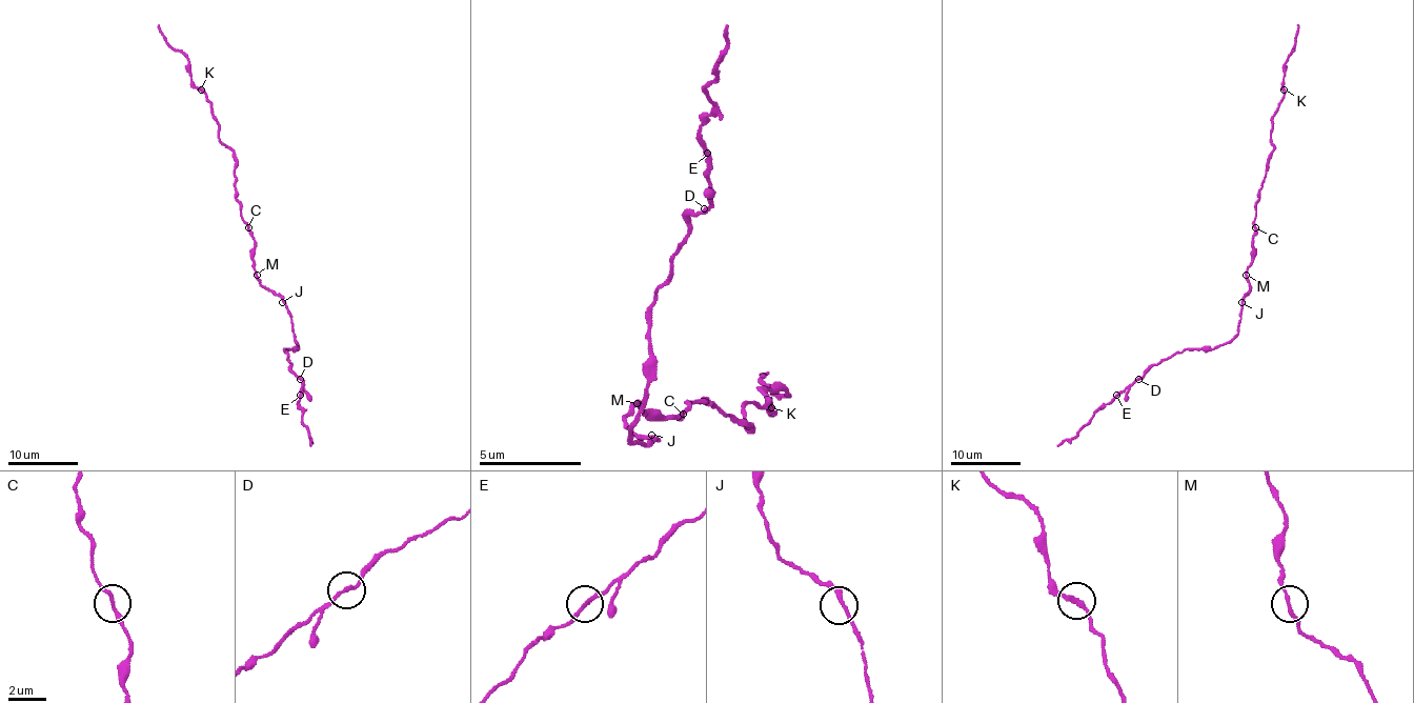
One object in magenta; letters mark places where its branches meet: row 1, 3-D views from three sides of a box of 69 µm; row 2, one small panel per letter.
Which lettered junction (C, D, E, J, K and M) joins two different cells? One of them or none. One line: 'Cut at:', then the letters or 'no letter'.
Cut at: no letter

